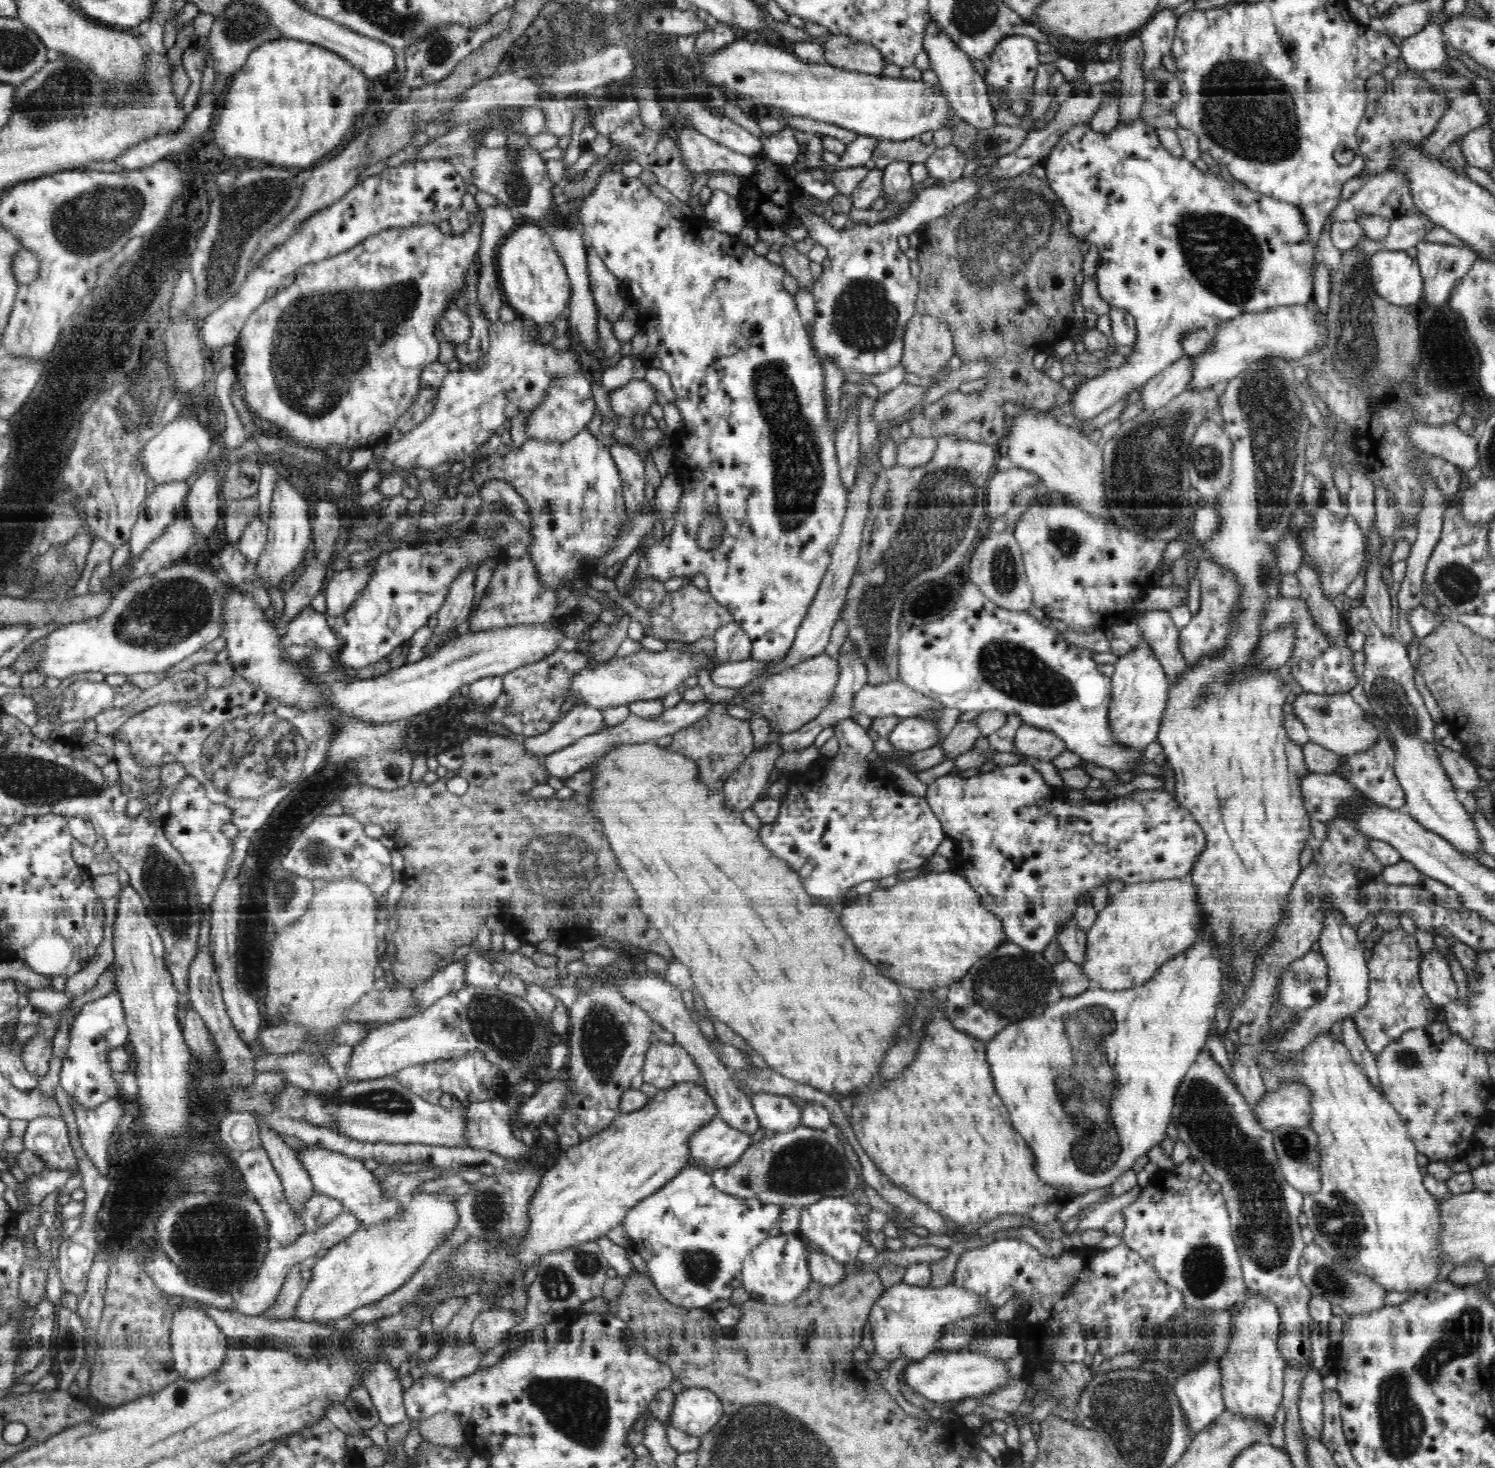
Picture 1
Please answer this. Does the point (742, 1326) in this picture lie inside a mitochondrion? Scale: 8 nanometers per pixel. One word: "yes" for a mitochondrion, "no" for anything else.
no

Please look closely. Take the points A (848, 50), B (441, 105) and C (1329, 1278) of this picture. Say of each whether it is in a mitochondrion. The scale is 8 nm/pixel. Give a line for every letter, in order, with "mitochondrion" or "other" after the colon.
A: mitochondrion
B: other
C: mitochondrion

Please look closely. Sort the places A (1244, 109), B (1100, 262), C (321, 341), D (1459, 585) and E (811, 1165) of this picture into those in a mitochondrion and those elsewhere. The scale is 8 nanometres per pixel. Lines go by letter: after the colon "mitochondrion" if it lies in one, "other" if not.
A: mitochondrion
B: other
C: mitochondrion
D: mitochondrion
E: mitochondrion

